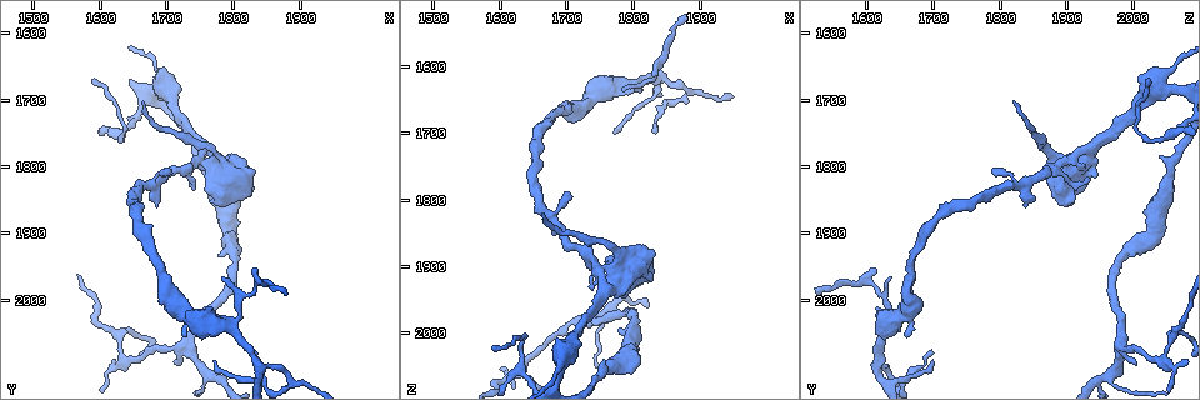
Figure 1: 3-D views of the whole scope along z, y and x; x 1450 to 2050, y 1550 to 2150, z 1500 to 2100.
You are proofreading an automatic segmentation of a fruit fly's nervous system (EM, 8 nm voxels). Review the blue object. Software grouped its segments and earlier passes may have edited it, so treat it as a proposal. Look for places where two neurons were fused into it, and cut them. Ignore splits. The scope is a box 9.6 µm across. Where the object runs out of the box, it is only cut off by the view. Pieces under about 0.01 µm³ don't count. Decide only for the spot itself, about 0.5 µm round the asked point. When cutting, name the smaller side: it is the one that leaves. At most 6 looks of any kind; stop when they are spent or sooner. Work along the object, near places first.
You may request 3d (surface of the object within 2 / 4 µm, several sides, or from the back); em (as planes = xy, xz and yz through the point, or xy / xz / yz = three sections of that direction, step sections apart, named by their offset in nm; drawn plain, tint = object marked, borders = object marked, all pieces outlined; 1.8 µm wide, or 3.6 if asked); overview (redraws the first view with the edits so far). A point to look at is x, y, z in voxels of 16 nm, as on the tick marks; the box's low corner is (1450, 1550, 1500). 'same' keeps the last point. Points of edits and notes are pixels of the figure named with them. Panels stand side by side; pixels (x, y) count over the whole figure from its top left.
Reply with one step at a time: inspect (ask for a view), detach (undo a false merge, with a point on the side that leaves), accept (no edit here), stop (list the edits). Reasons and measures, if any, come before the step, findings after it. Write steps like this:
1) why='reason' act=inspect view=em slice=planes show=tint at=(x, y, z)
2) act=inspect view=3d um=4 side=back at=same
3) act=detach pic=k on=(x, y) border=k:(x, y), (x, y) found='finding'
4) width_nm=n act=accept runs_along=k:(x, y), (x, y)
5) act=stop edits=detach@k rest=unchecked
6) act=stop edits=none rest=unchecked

act=inspect view=em slice=yz step=8 show=tint at=(1700, 1685, 2030)

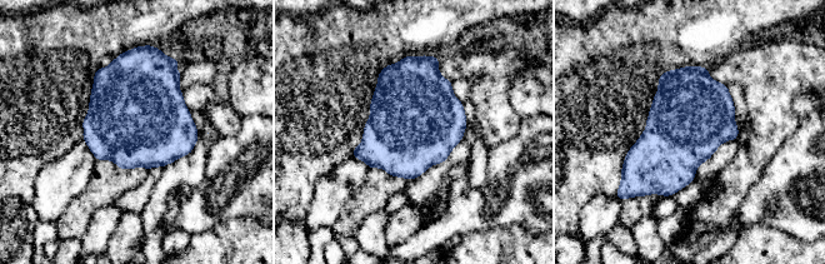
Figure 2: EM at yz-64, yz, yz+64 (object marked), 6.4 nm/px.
why='another direction' act=inspect view=em slice=planes show=tint at=same

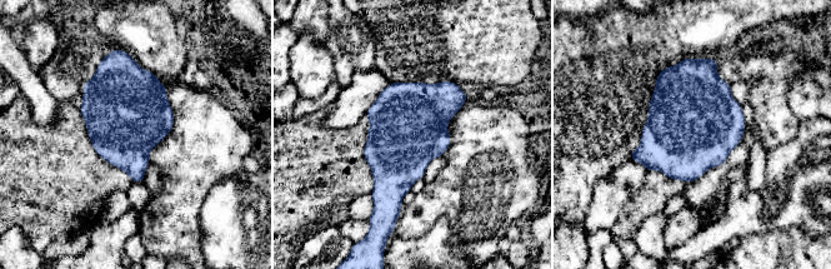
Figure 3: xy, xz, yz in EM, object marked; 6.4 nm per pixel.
act=accept found='one neuron here'

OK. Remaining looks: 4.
act=inspect view=em slice=xy step=16 show=tint at=(1780, 1800, 1920)

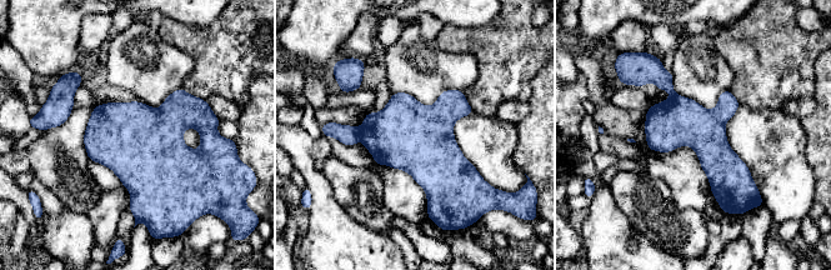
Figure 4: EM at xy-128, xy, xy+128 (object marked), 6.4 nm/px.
why='cut it another way' act=inspect view=em slice=planes show=tint at=same

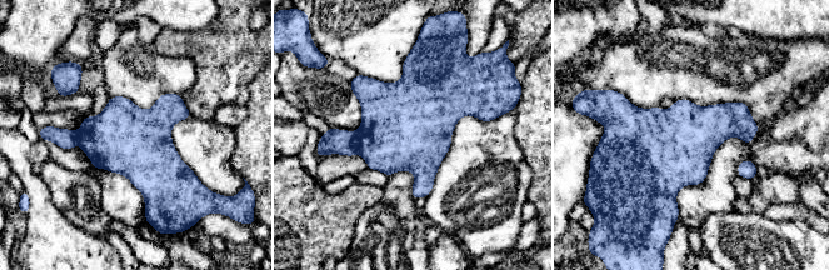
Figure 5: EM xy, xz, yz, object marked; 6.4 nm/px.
act=detach pic=5 on=(394, 135) border=5:(355, 131), (359, 153) found='a second neuron is stuck on'

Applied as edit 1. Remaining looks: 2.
act=stop edits=detach@5 rest=unchecked

